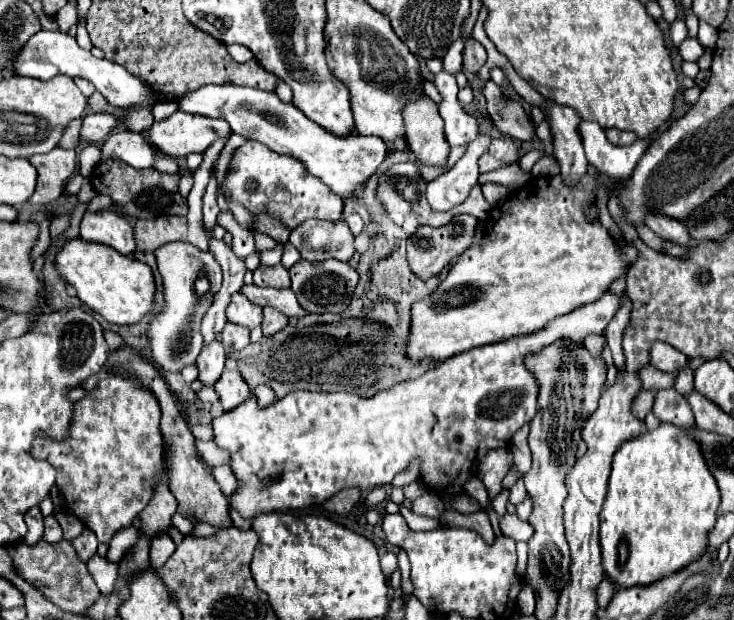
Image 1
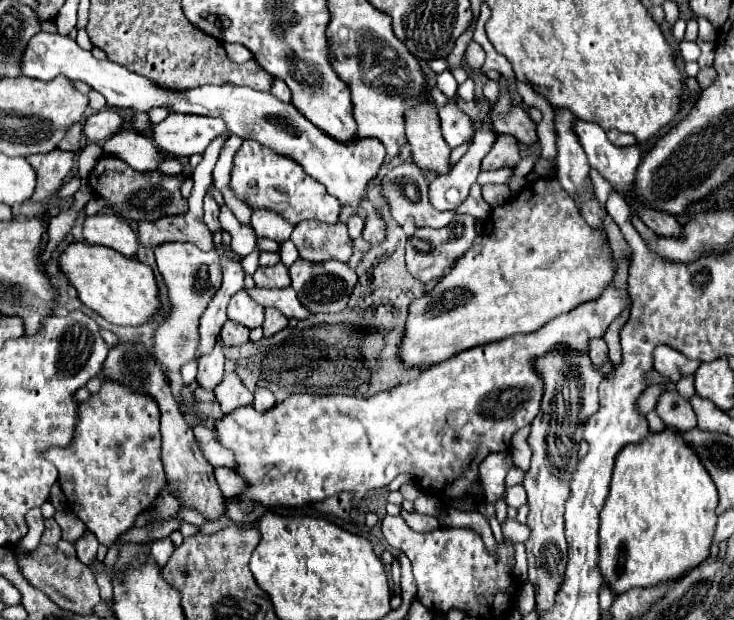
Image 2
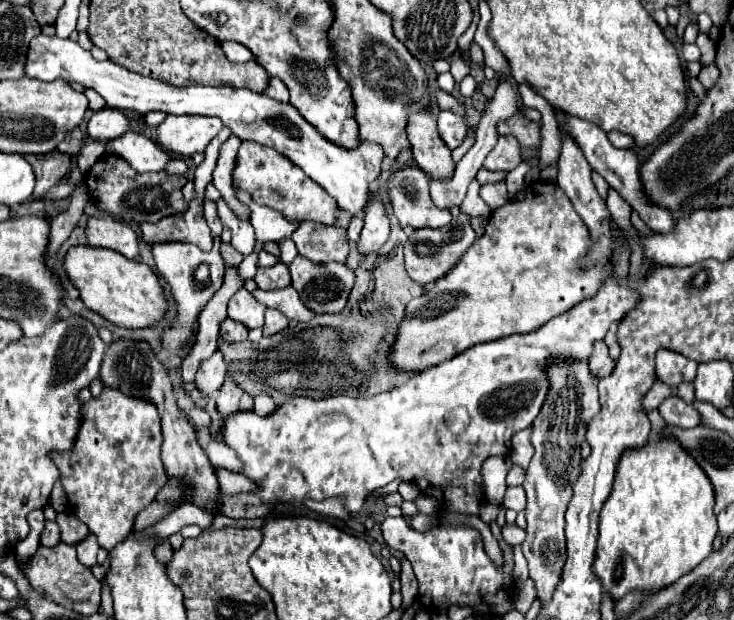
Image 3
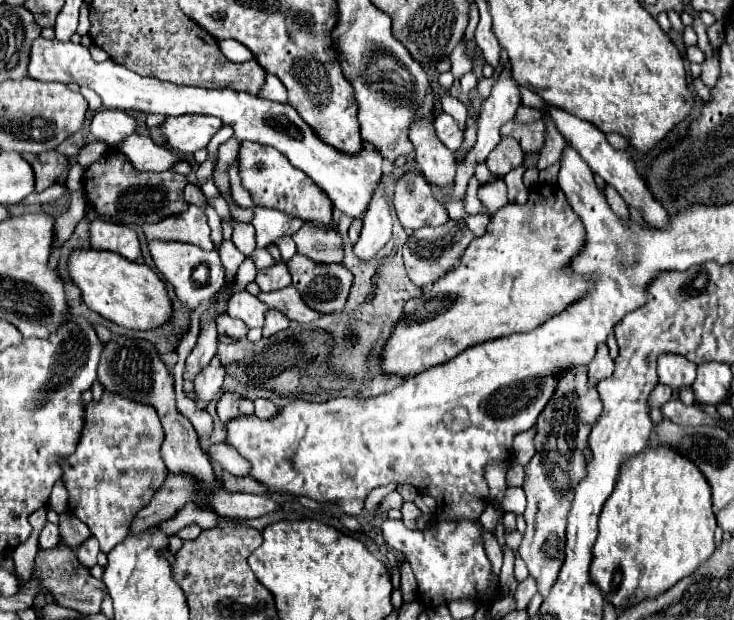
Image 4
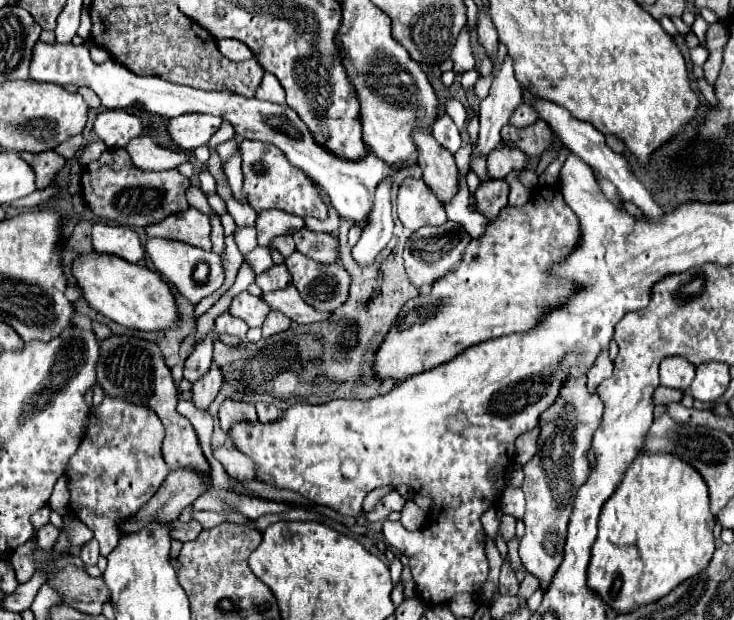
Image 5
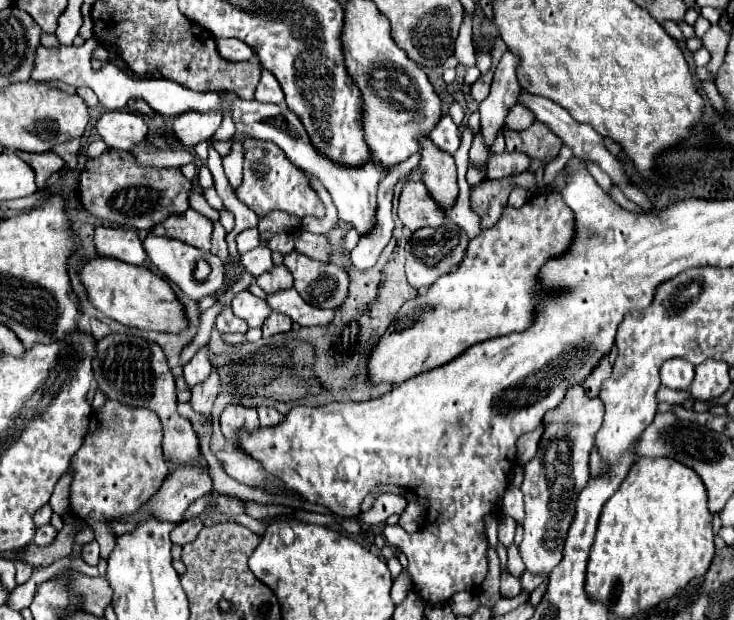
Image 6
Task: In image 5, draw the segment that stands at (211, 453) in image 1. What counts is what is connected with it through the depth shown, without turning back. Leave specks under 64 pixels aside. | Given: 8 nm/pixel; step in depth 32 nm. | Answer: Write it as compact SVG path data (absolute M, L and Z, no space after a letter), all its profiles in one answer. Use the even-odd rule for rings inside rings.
M218 448L214 450L216 460L224 466L224 470L228 472L230 478L238 480L238 482L246 482L246 480L260 480L256 476L256 464L252 464L252 460L248 456L244 456L238 448Z

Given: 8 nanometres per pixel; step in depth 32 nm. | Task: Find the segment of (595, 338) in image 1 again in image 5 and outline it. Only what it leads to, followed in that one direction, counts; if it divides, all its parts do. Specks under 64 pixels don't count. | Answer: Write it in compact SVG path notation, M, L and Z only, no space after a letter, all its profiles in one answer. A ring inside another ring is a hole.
M604 350L604 352L598 356L598 360L594 362L594 366L590 368L590 372L588 372L588 380L586 380L588 392L594 394L596 388L598 388L598 384L612 374L612 368L614 368L614 366L612 366L612 362L610 362L610 358L608 358L608 352Z

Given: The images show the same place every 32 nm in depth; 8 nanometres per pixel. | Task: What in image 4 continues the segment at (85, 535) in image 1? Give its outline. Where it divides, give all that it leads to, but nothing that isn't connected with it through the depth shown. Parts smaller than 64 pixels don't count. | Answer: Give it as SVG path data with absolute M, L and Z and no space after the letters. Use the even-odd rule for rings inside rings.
M92 536L78 548L78 560L82 566L90 568L90 566L96 566L96 556L98 556L98 544L96 544L96 538Z

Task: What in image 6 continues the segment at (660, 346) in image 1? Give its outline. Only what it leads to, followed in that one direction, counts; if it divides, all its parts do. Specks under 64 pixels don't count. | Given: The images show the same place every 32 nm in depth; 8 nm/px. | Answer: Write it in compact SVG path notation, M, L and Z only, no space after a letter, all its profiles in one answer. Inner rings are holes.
M682 358L668 360L660 368L660 378L662 378L662 384L672 390L688 390L694 378L694 366Z

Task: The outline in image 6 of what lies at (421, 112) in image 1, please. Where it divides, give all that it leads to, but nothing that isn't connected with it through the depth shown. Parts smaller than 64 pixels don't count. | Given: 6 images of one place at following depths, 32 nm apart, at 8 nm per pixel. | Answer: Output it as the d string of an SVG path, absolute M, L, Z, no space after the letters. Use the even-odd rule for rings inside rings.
M422 138L422 182L428 188L428 194L440 204L442 210L452 208L458 198L458 182L456 182L456 164L454 158L442 150L438 150L430 138Z

